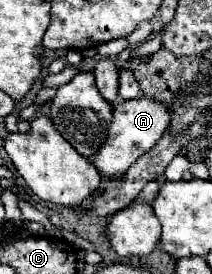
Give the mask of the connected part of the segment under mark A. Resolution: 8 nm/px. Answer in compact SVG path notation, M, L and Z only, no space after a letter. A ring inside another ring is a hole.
M146 96L134 98L134 100L124 100L118 102L114 106L114 120L108 132L108 138L104 142L104 146L98 150L96 156L92 156L92 164L104 174L104 176L122 176L128 166L132 166L132 162L142 156L144 152L148 152L150 148L154 148L154 144L162 138L162 134L166 132L168 124L170 124L170 110L166 104L158 102L158 100L150 100Z

